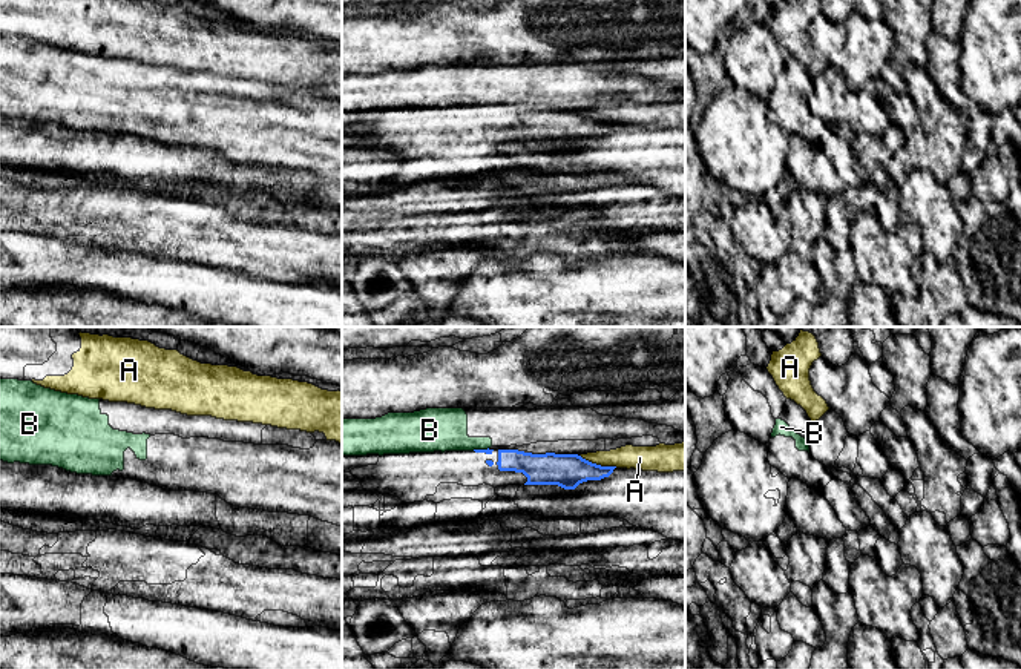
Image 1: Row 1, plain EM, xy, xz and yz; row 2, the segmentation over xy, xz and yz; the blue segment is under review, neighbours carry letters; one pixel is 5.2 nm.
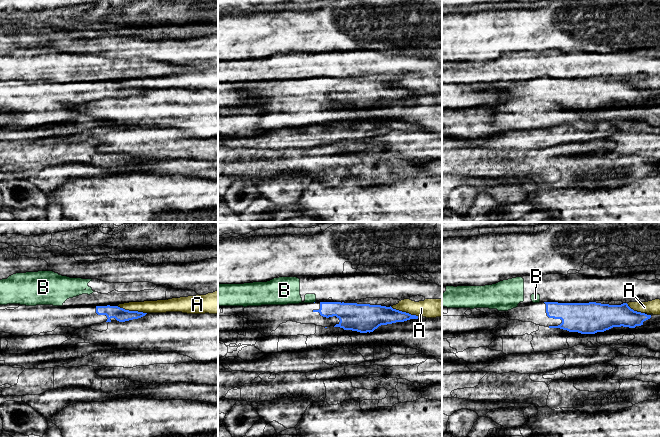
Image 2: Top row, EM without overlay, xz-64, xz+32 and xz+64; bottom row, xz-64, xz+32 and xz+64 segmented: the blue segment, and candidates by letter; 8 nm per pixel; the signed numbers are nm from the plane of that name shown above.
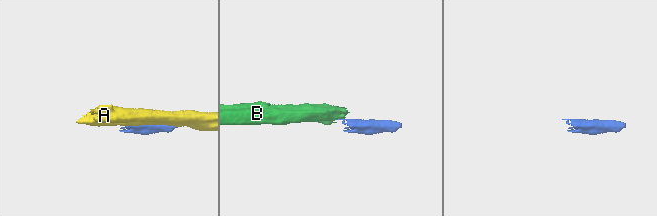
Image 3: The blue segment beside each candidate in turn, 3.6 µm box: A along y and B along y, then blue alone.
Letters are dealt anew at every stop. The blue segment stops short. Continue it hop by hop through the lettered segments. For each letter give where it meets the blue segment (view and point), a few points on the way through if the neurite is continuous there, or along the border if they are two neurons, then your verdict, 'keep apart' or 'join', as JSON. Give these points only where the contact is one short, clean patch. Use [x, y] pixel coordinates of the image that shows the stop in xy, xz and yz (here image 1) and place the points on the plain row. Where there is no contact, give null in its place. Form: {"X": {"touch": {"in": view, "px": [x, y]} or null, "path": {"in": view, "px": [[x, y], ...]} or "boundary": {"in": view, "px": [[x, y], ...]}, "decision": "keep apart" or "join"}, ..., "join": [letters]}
{"A": {"touch": {"in": "xz", "px": [598, 121]}, "decision": "keep apart"}, "B": {"touch": {"in": "xz", "px": [480, 106]}, "boundary": {"in": "xz", "px": [[488, 103], [472, 106]]}, "decision": "keep apart"}, "join": []}

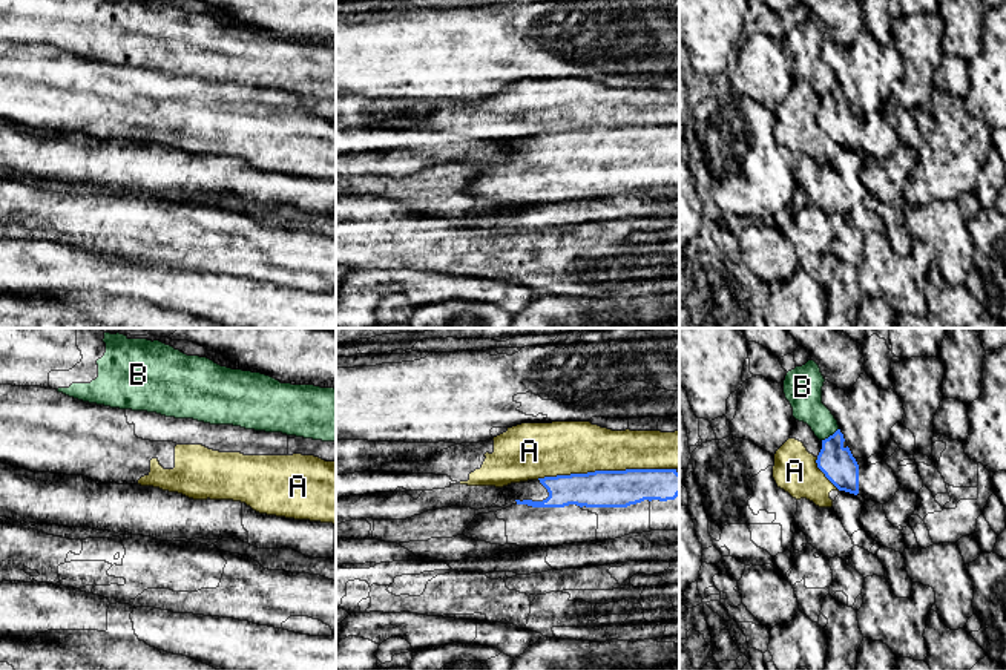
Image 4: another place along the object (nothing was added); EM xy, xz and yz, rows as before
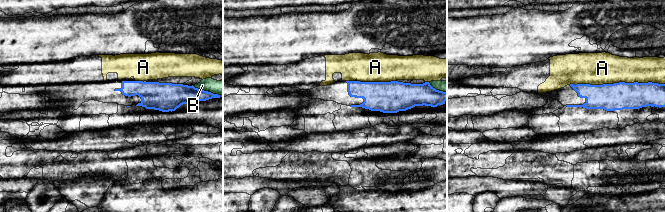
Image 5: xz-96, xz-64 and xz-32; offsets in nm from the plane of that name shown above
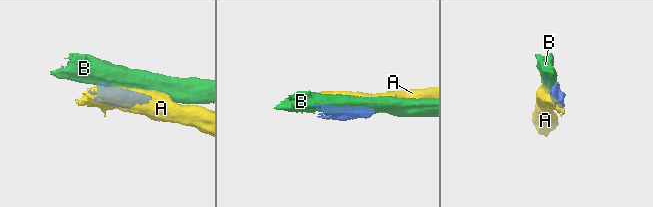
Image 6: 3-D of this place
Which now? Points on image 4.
{"A": {"touch": {"in": "xz", "px": [606, 128]}, "decision": "keep apart"}, "B": {"touch": {"in": "yz", "px": [830, 92]}, "decision": "keep apart"}, "join": []}

